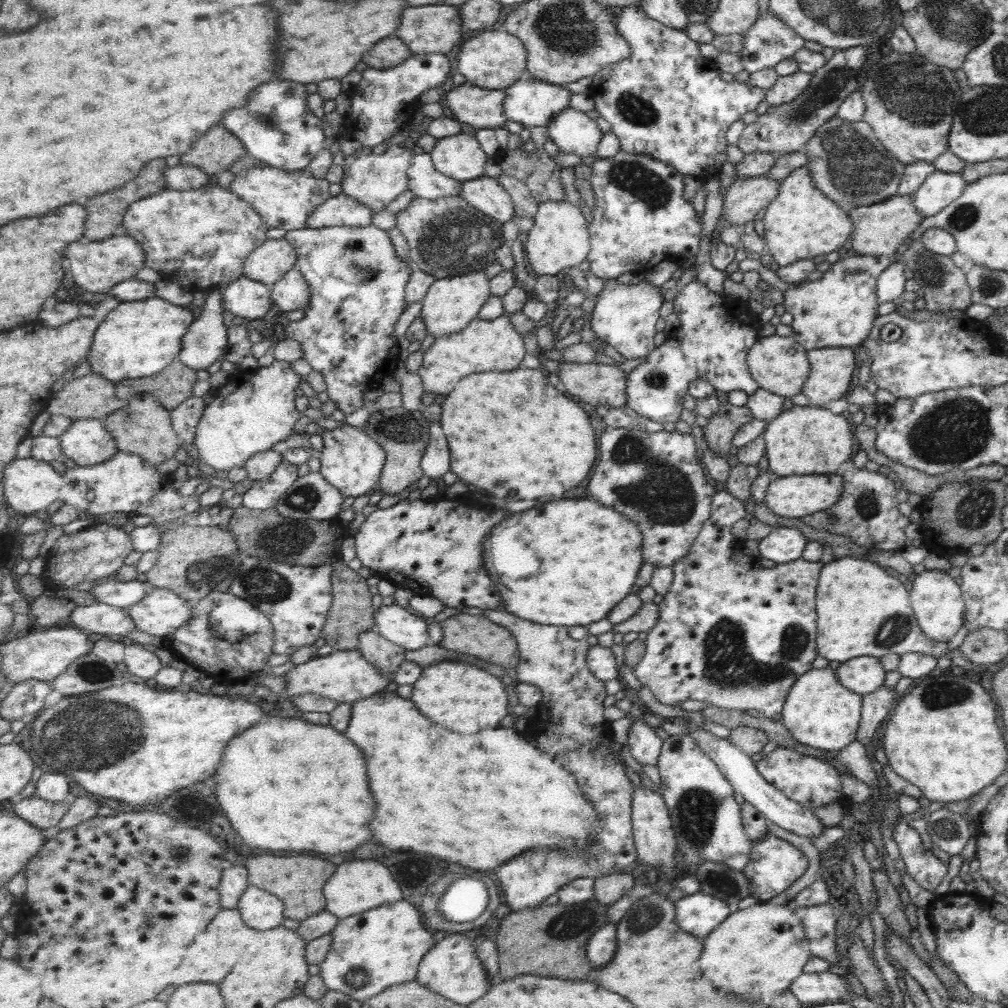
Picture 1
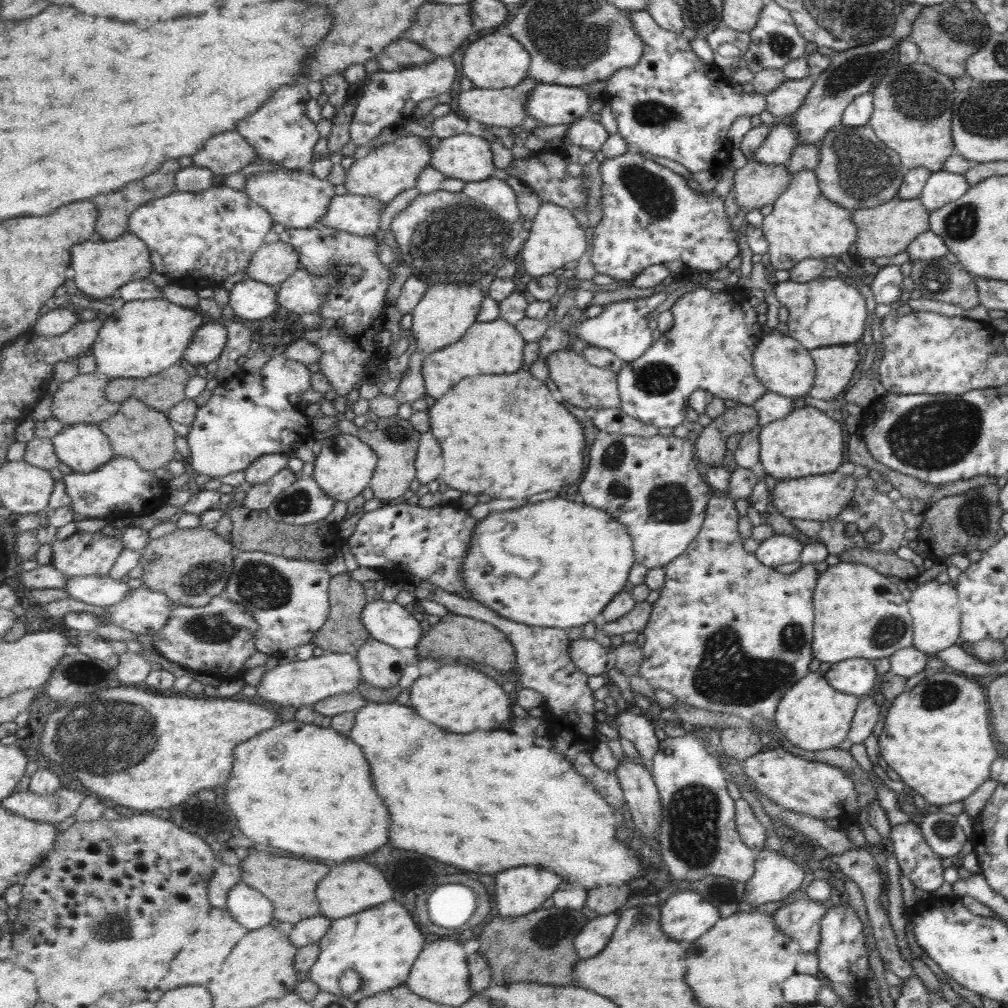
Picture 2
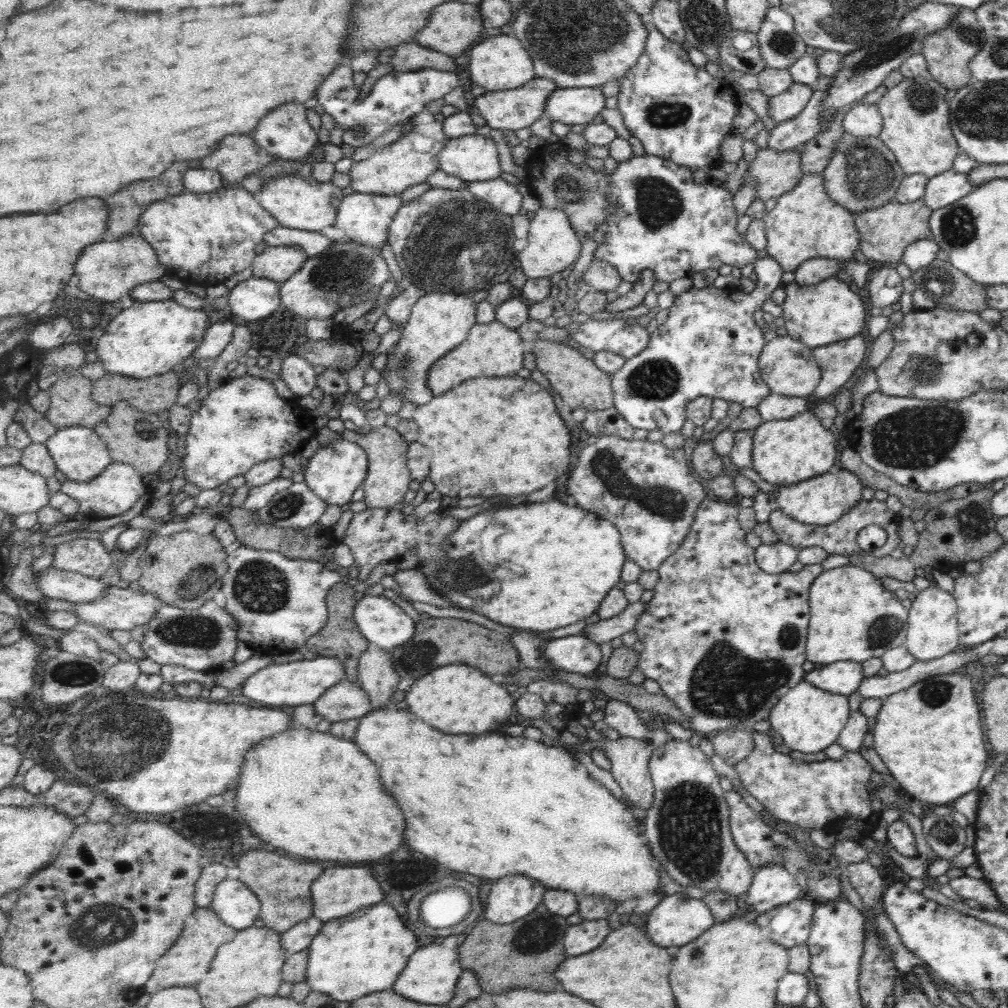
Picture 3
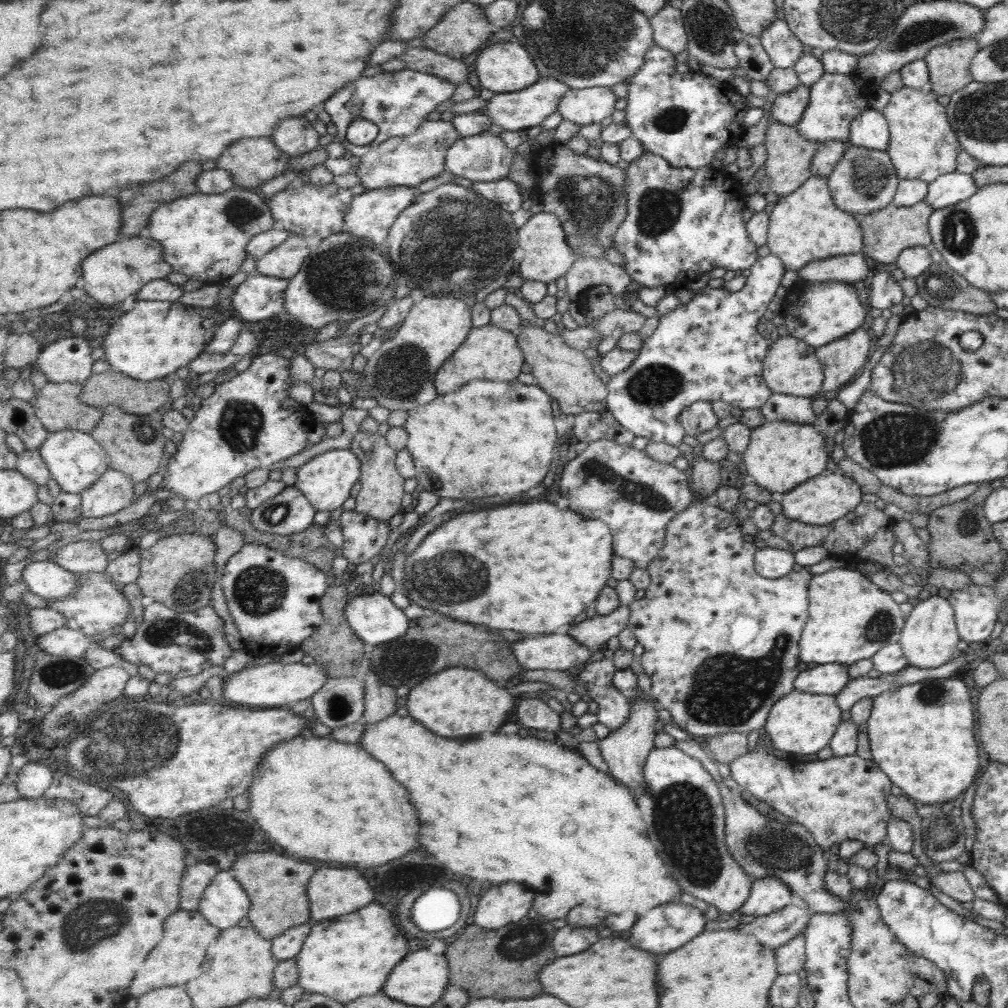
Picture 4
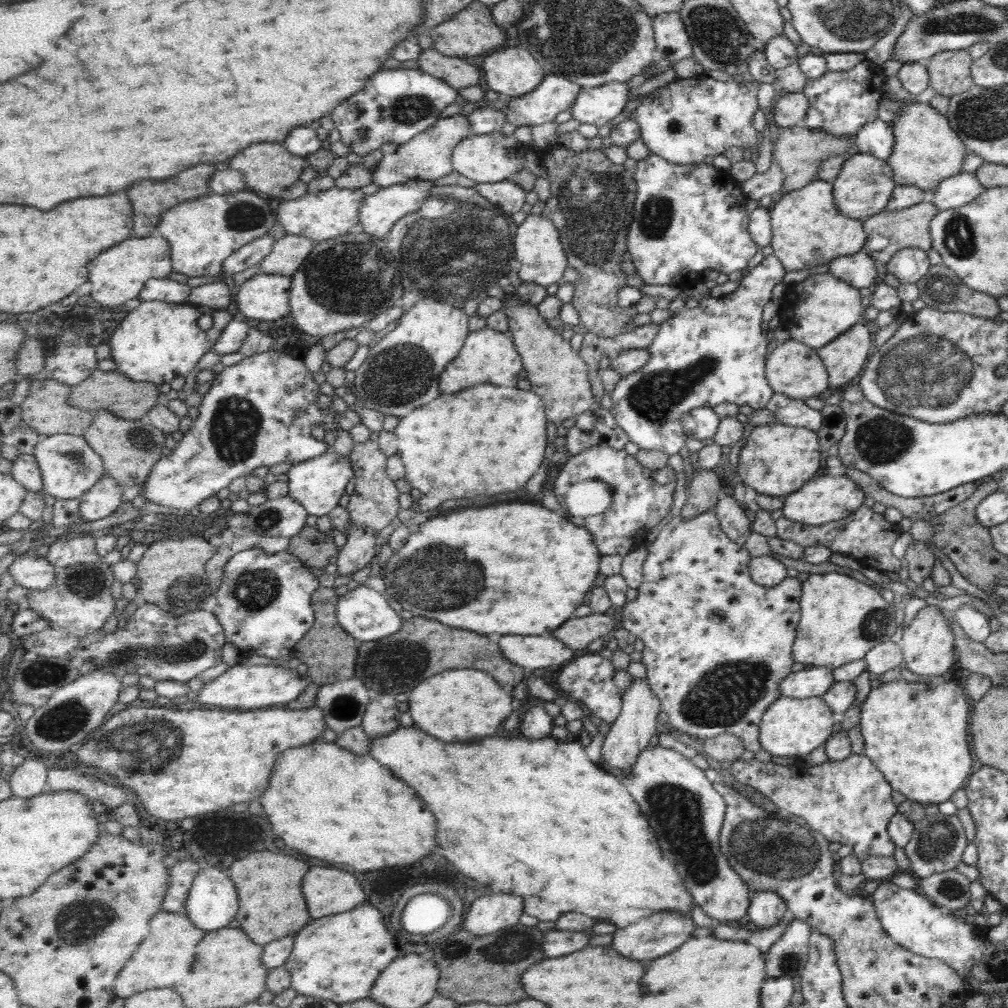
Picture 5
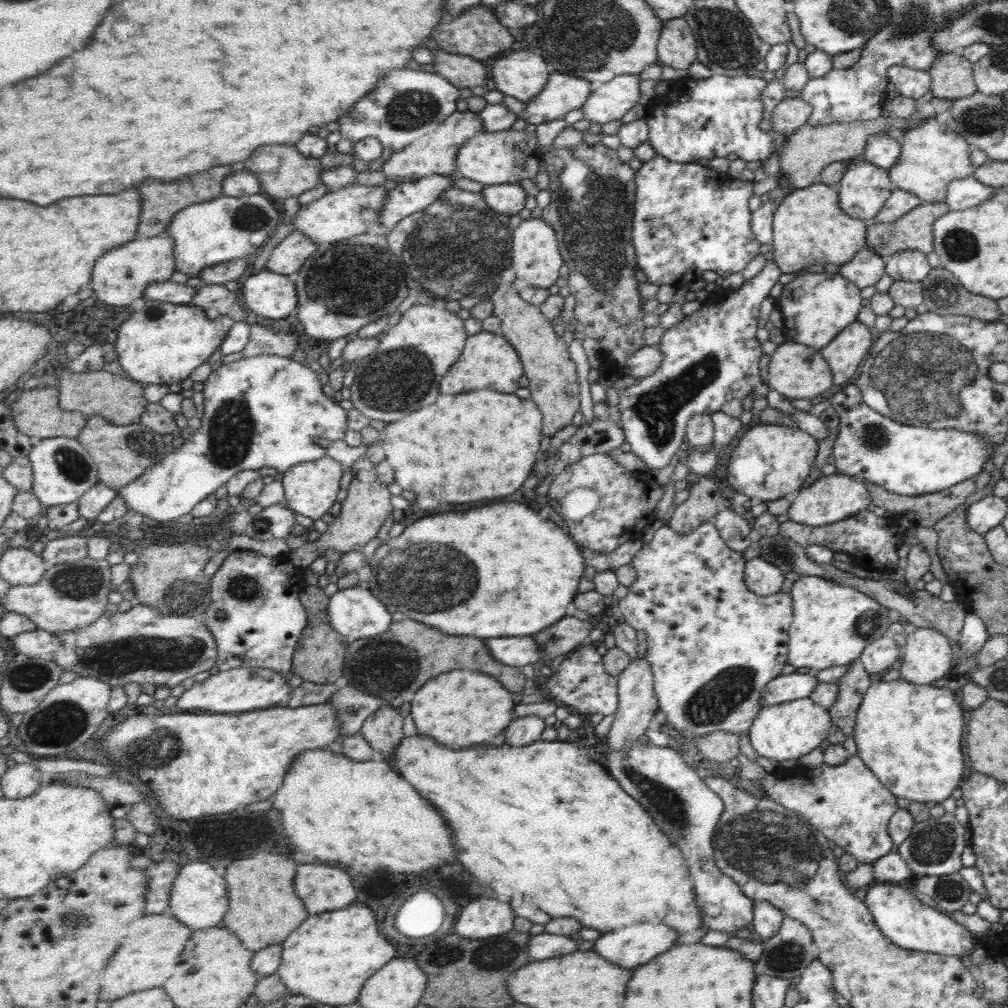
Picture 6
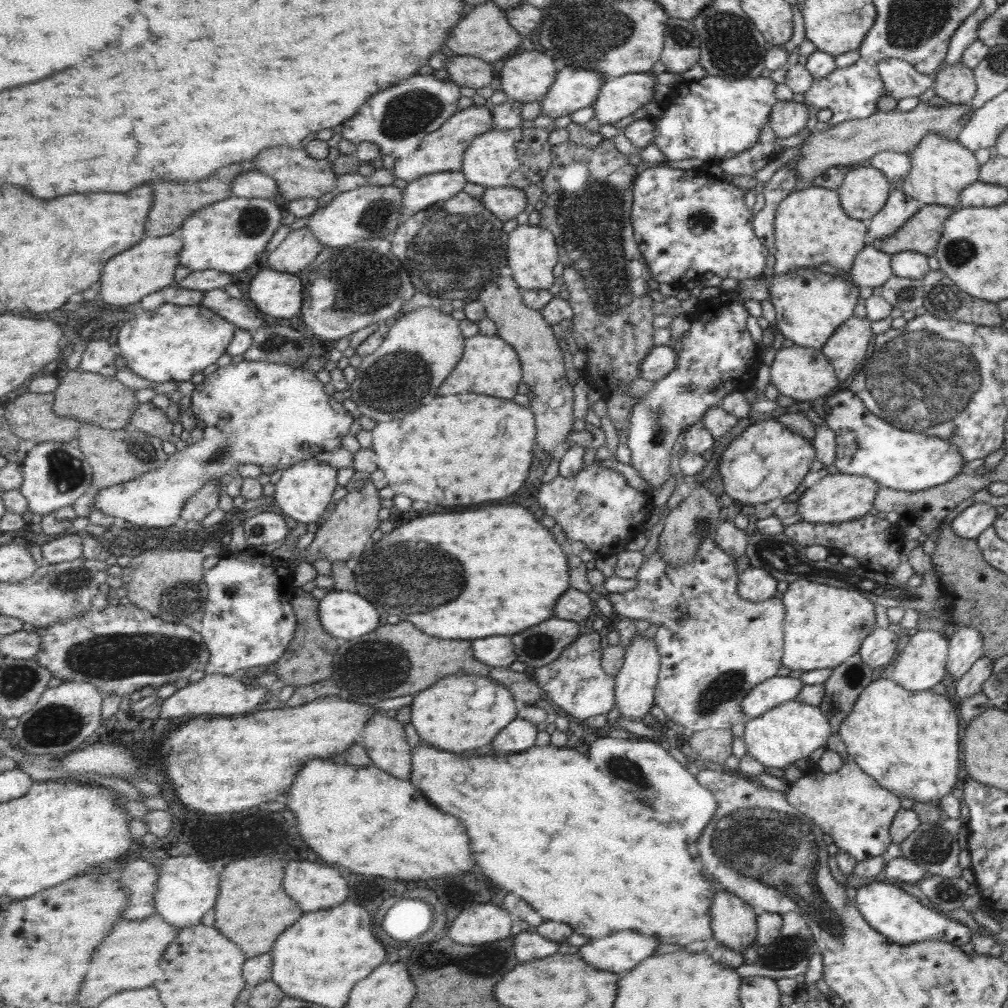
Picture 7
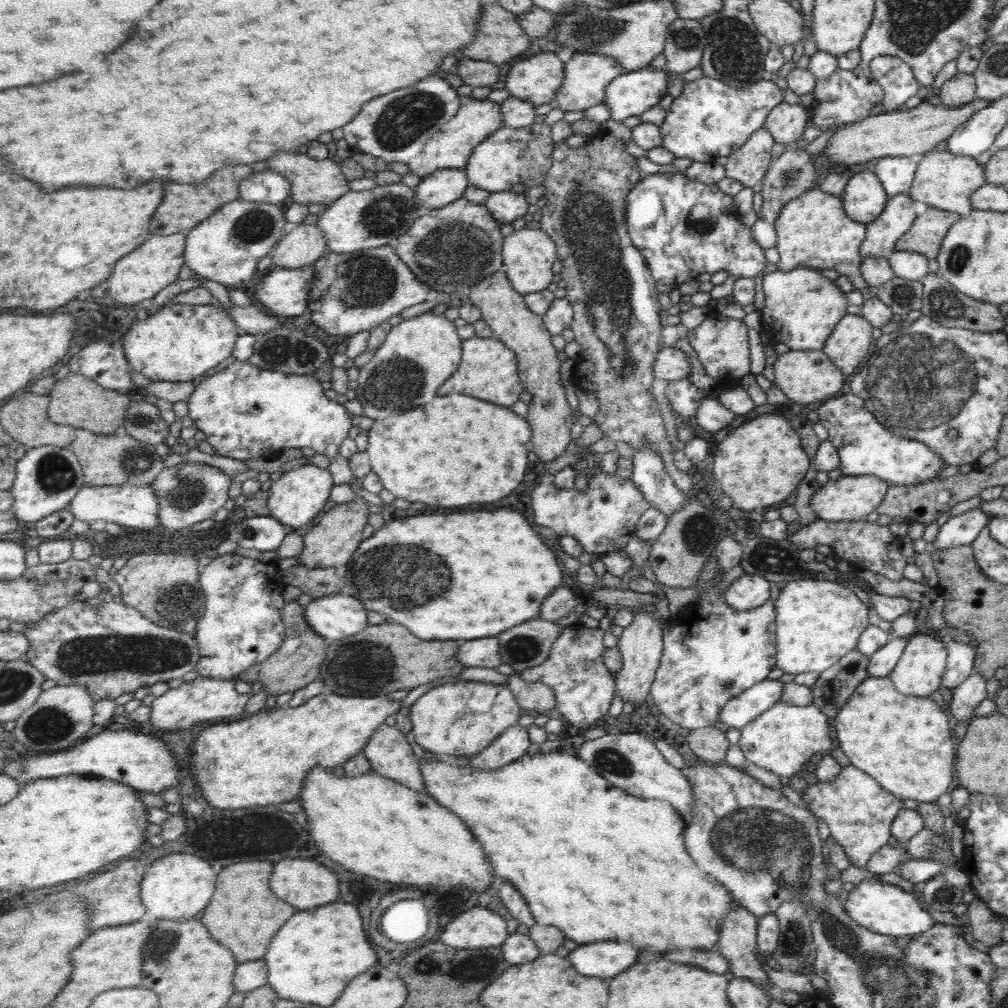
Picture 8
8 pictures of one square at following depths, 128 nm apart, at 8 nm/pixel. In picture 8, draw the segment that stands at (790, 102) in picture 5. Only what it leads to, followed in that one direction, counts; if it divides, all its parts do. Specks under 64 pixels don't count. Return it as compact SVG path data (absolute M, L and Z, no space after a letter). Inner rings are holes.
M782 101L768 113L763 128L770 132L778 144L793 146L799 138L803 138L809 122L808 108Z

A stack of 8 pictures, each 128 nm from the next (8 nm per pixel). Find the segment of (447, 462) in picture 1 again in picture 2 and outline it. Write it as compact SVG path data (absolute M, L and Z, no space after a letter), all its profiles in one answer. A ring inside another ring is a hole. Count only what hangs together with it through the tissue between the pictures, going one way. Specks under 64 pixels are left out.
M432 431L424 433L417 458L419 481L427 485L434 480L440 480L444 466L446 466L444 464L444 448L440 446L438 438L432 434Z

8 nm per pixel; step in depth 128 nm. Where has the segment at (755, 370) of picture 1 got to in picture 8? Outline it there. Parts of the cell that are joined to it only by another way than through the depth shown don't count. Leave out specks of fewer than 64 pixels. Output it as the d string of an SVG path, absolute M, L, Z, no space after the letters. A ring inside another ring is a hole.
M789 350L786 353L778 354L779 357L774 363L775 386L786 394L788 400L796 404L816 404L832 399L840 393L846 376L822 351L798 351Z

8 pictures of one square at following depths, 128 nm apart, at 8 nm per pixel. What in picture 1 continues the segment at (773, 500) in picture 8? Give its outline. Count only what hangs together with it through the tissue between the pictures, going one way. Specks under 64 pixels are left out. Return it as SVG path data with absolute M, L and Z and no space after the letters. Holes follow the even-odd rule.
M812 405L799 406L782 411L774 420L766 425L766 430L761 434L765 440L765 455L768 458L769 470L778 477L793 475L820 475L836 473L840 464L844 464L852 454L852 445L856 442L849 420L841 414L833 414L823 407Z

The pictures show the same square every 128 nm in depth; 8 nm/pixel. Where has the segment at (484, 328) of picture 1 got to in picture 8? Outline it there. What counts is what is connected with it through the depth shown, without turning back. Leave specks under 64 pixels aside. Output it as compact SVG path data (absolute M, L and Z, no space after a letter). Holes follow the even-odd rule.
M478 336L464 341L463 349L463 363L459 371L448 380L448 384L444 384L440 394L450 396L454 392L464 392L468 396L480 396L482 400L492 400L494 404L504 404L506 408L515 406L524 390L527 390L527 385L520 376L519 356L515 349L495 337Z

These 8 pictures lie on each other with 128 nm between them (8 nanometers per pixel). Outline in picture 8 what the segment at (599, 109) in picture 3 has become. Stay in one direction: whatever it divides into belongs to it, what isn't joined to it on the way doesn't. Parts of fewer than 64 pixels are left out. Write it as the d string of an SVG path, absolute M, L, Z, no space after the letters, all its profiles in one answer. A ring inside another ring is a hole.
M646 67L638 71L624 72L608 89L606 104L614 120L628 120L630 116L642 116L662 102L670 90L670 80L678 75L667 68L658 70Z

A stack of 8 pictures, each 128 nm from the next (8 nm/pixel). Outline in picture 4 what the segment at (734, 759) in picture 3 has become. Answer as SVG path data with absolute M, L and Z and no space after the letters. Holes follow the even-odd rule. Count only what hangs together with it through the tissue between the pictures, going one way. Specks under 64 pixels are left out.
M728 732L724 735L705 738L702 742L714 754L713 760L724 764L730 764L734 759L739 759L740 756L747 755L749 752L748 738L744 734Z

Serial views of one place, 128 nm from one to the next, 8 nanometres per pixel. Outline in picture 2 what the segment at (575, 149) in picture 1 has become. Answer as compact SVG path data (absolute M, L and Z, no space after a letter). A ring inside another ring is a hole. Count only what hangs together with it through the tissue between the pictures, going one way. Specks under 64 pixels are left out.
M588 116L569 124L568 134L564 140L568 145L578 145L593 150L595 153L603 150L611 137L606 126L596 116Z

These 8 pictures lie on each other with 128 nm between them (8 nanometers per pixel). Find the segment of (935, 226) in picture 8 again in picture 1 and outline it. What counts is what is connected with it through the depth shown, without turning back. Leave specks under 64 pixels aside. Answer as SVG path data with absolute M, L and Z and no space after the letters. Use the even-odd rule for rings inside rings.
M896 195L877 204L854 208L849 212L849 218L853 225L850 235L852 248L857 255L892 256L905 246L906 240L920 227L925 216L914 208L912 195Z

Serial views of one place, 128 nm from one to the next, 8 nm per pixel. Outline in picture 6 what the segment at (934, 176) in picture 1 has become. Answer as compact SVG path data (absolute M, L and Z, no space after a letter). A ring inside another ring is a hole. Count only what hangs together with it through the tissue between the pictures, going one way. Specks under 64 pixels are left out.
M975 177L958 178L948 185L945 204L950 211L965 210L980 205L986 198L992 197L996 188L982 184Z

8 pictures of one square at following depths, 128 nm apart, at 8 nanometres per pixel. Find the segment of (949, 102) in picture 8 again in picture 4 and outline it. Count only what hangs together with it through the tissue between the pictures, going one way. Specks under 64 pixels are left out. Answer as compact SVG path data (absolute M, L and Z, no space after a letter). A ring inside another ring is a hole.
M960 38L948 44L939 44L928 51L923 58L929 68L929 87L938 95L950 96L973 81L969 66L972 57L980 50L977 38Z

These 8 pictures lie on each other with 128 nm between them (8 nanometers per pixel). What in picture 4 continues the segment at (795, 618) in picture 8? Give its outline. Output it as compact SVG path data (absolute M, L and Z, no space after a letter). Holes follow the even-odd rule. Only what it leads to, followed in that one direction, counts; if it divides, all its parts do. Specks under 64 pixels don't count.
M839 565L822 574L812 575L808 583L809 617L805 622L799 640L799 660L810 665L846 664L851 665L858 659L870 659L883 646L899 642L906 615L890 593L862 573L853 571L847 565Z

